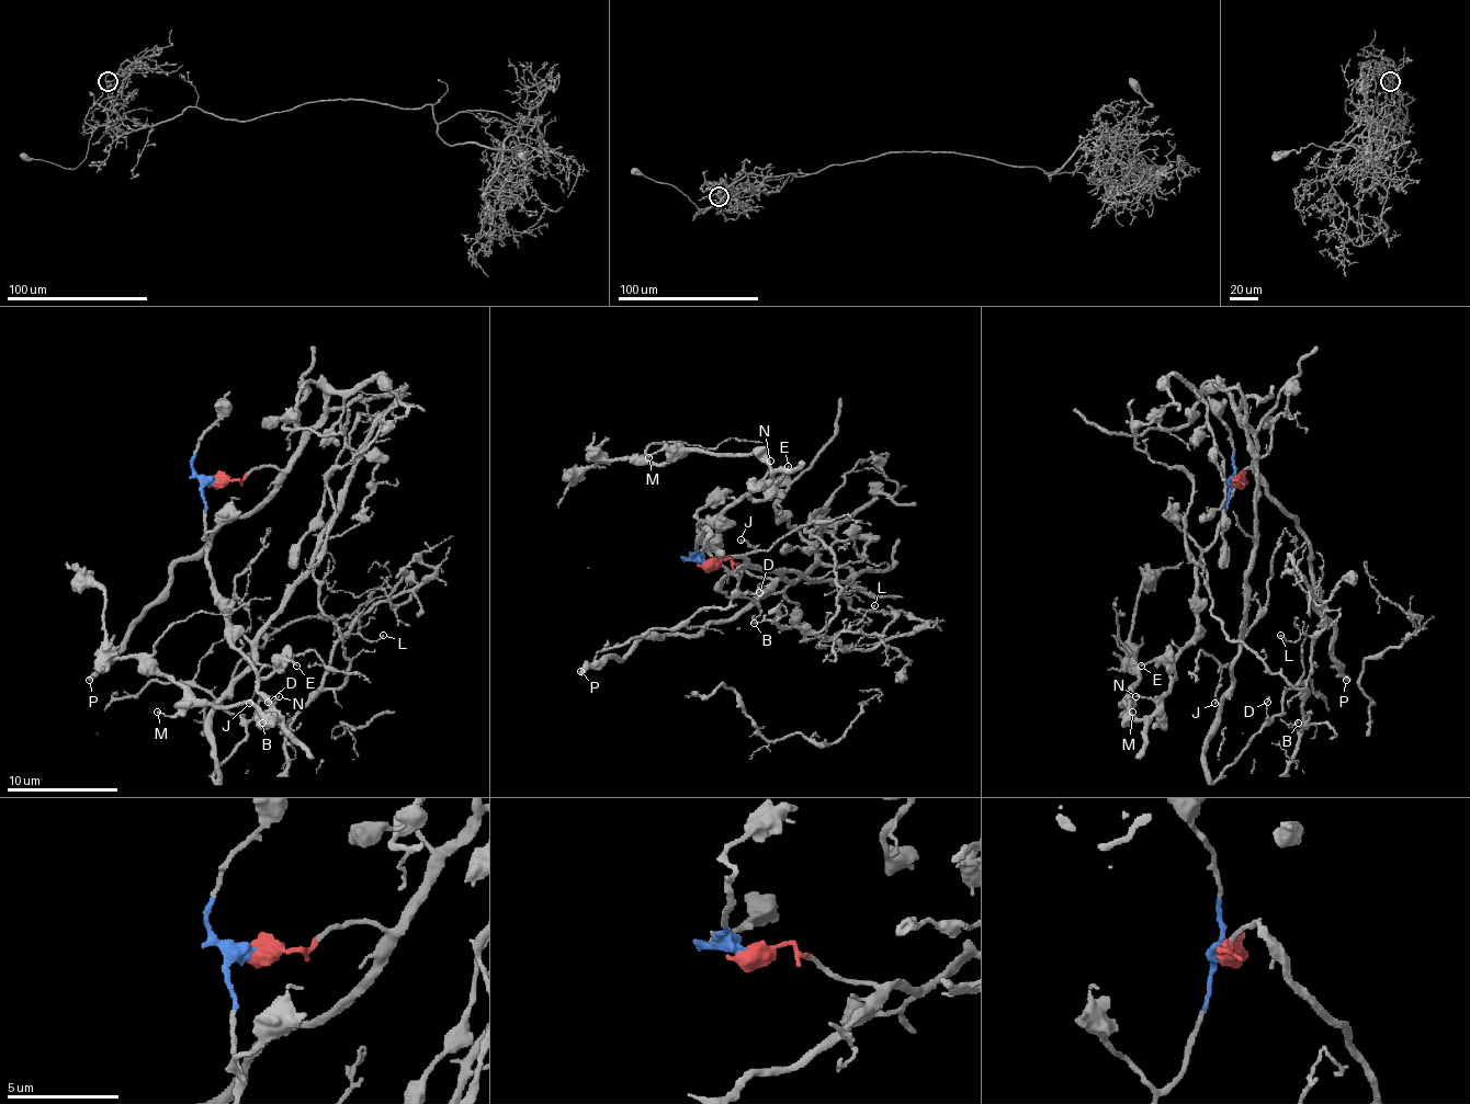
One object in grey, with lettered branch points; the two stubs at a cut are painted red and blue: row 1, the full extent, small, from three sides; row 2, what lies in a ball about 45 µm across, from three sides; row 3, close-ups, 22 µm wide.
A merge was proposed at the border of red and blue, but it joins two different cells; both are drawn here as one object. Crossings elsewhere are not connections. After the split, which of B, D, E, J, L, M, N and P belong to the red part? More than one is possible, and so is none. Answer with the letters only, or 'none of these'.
B, D, J, L, P

